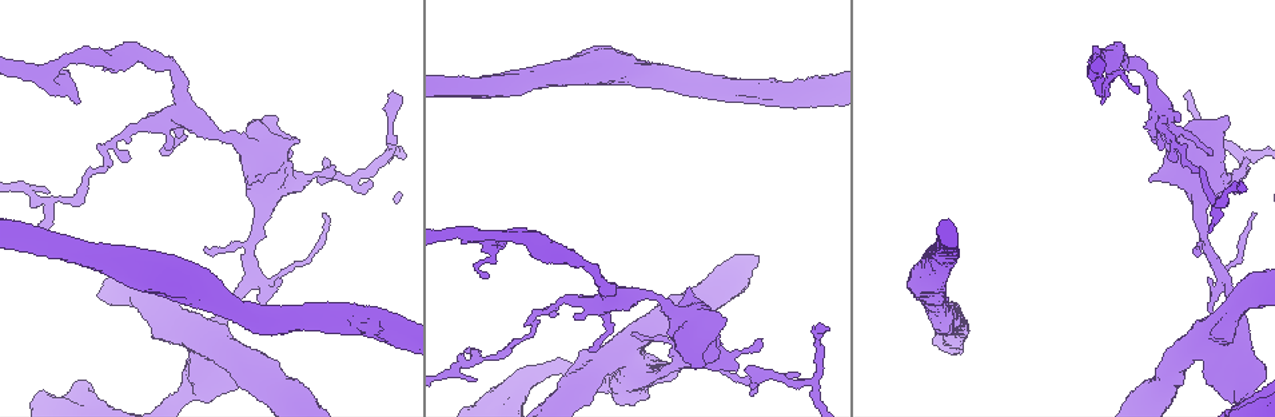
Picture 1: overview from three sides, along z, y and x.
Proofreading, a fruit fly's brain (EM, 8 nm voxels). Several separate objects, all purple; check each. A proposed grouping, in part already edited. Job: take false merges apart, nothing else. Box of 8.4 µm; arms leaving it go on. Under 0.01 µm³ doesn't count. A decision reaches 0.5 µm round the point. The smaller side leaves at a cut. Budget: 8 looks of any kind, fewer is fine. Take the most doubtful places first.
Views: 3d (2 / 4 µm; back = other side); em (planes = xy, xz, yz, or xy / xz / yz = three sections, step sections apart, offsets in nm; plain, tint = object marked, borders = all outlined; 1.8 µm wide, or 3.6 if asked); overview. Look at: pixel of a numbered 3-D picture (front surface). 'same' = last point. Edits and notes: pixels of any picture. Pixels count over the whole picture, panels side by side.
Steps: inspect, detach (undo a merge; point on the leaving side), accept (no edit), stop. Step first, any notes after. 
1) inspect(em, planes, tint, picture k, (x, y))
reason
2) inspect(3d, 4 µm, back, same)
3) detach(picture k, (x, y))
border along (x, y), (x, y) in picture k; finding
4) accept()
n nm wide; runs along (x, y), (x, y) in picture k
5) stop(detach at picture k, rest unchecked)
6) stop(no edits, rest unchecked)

inspect(3d, 2 µm, picture 1, (677, 363))
narrows sharply

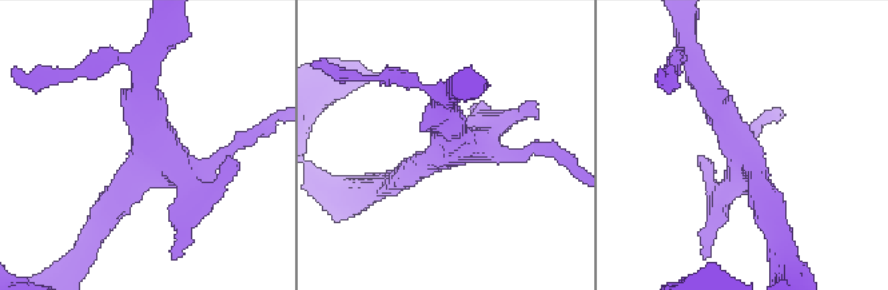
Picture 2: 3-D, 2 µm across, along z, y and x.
inspect(em, planes, tint, picture 2, (147, 154))
shape alone is not enough

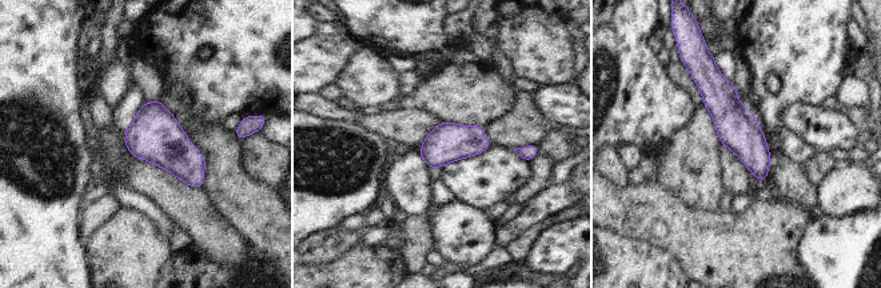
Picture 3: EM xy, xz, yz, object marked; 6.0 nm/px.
accept()
240 nm wide; runs along (700, 74), (746, 139), (762, 178) in picture 3; continuous, no second neuron

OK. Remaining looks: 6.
inspect(em, planes, borders, picture 1, (1197, 179))
sudden change in width

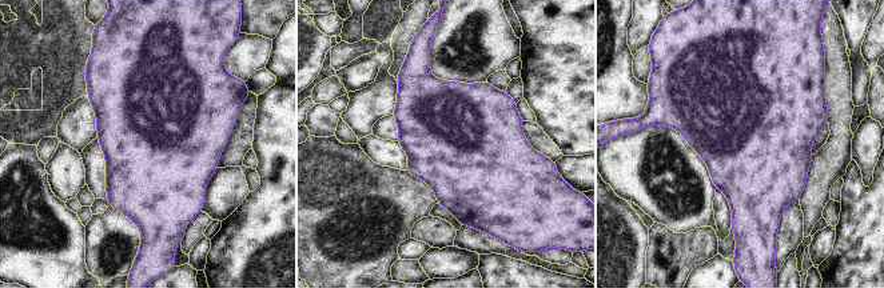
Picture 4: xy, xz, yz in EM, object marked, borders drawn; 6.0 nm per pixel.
accept()
continuous, no second neuron

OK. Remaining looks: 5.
inspect(em, 3.6 µm, planes, tint, picture 1, (222, 375))
thick turns thin

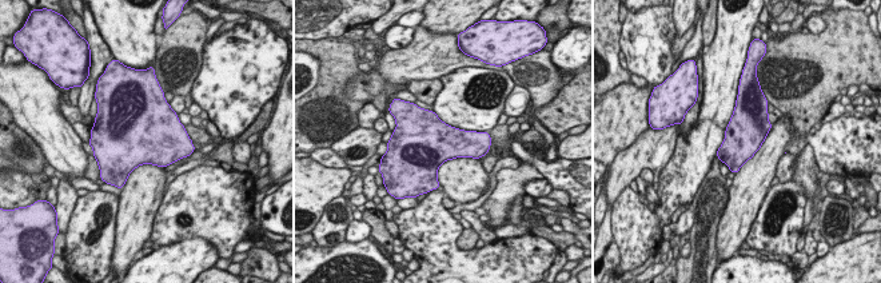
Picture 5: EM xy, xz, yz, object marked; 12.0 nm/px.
accept()
480 nm wide; one neuron here

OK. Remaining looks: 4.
stop(no edits, rest unchecked)

